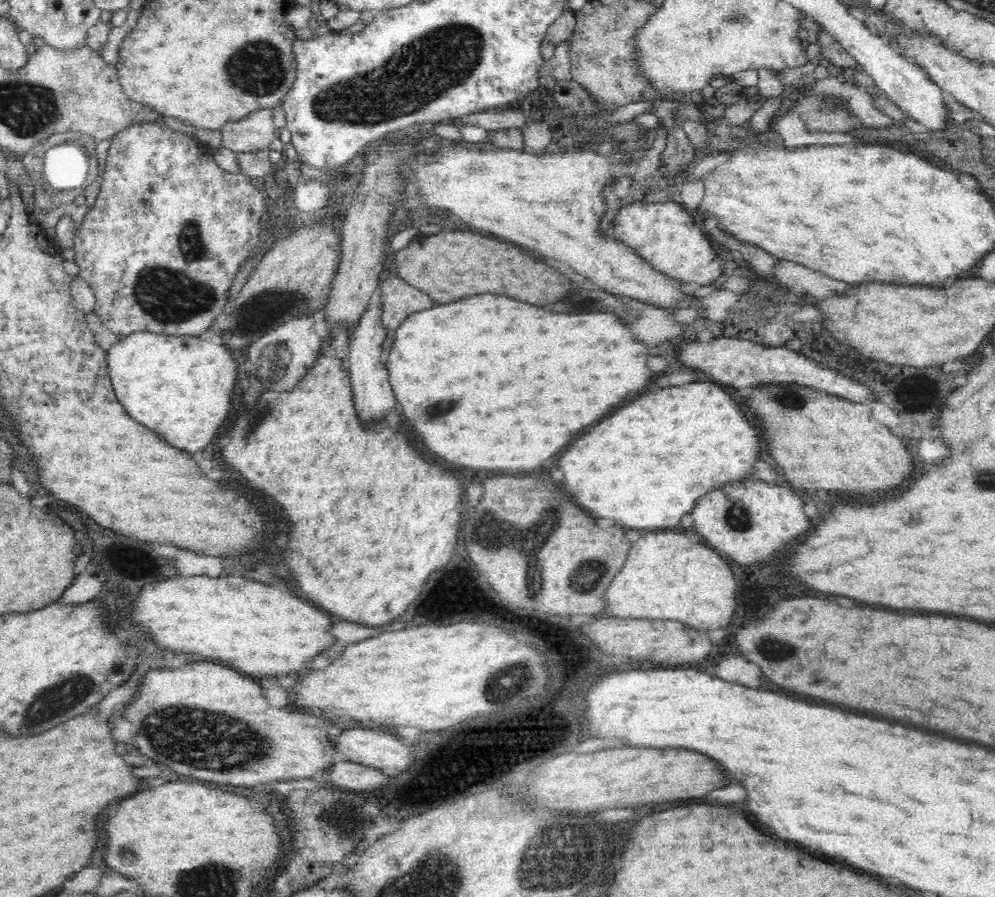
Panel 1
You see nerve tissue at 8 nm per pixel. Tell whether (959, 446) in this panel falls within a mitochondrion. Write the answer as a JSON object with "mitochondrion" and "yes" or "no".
{"mitochondrion":"no"}

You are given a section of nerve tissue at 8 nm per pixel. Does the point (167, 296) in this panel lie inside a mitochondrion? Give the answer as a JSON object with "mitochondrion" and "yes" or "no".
{"mitochondrion":"yes"}

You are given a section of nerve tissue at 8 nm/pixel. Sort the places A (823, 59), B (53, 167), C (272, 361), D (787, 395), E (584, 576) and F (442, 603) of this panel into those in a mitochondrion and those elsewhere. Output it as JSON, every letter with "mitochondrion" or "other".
{"A":"other","B":"other","C":"mitochondrion","D":"mitochondrion","E":"mitochondrion","F":"other"}

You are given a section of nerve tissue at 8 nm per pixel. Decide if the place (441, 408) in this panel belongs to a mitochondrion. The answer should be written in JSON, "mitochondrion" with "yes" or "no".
{"mitochondrion":"yes"}

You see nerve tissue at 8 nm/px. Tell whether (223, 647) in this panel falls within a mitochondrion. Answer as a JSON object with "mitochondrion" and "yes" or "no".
{"mitochondrion":"no"}

